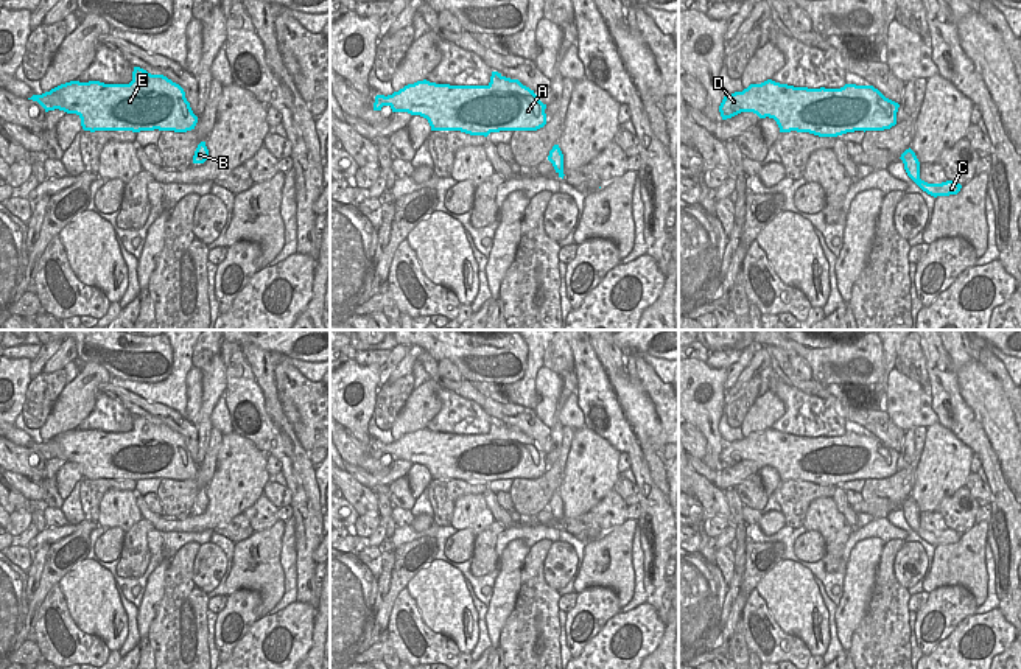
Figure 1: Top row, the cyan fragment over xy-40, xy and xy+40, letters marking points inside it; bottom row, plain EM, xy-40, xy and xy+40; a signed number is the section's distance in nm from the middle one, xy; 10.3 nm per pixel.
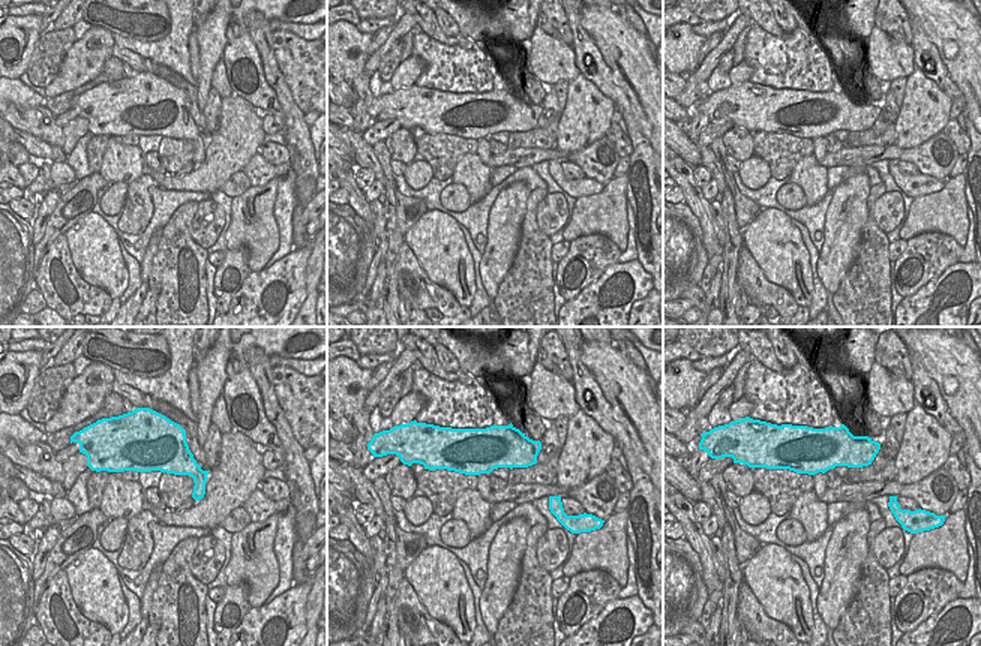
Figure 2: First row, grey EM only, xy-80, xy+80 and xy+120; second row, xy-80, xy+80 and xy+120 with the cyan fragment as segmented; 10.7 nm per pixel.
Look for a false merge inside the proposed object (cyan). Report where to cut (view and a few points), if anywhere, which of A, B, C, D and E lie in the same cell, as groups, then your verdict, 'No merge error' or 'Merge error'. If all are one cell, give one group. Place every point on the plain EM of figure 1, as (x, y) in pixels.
No split. Groups: A B C D E. No merge error.

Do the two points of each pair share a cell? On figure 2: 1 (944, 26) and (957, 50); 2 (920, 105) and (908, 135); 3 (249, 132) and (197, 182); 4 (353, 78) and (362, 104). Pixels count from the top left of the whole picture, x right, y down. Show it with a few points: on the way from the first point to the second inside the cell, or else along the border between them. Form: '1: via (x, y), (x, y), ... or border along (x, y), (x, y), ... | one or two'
1: via (950, 32), (957, 39), (957, 44) | one
2: via (920, 113), (912, 128) | one
3: via (237, 146), (210, 173) | one
4: via (359, 84), (362, 98) | one

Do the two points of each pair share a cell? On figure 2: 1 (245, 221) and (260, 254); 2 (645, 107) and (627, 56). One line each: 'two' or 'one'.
1: one
2: one

